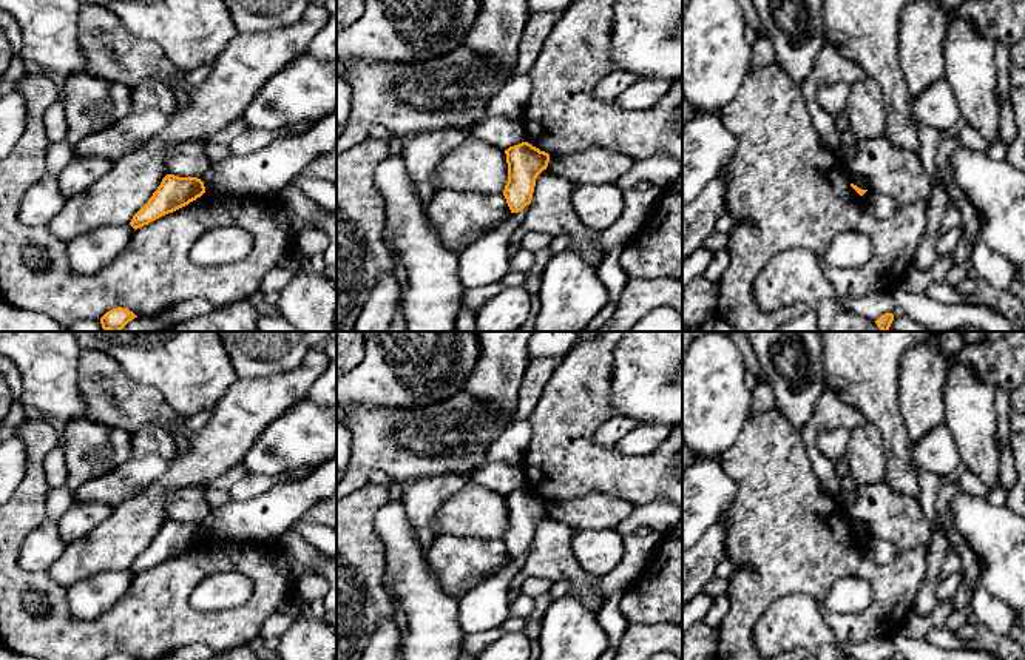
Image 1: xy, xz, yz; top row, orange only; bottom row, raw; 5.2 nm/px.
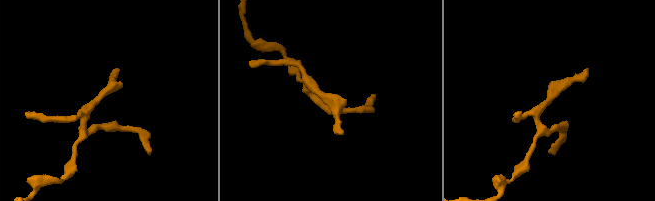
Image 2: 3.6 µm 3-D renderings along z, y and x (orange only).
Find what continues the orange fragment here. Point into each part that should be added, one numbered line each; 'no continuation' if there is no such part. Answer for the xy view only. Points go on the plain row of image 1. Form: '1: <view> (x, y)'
no continuation

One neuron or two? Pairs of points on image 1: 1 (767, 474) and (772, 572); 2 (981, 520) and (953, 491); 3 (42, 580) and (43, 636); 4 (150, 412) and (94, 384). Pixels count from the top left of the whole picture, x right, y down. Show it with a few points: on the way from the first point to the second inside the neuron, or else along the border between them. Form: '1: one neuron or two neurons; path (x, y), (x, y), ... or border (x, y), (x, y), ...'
1: one neuron; path (772, 498), (772, 548)
2: two neurons; border (960, 491), (950, 503), (950, 514), (957, 531)
3: one neuron; path (53, 594), (56, 600), (56, 622)
4: one neuron; path (136, 406), (124, 404), (108, 395)

